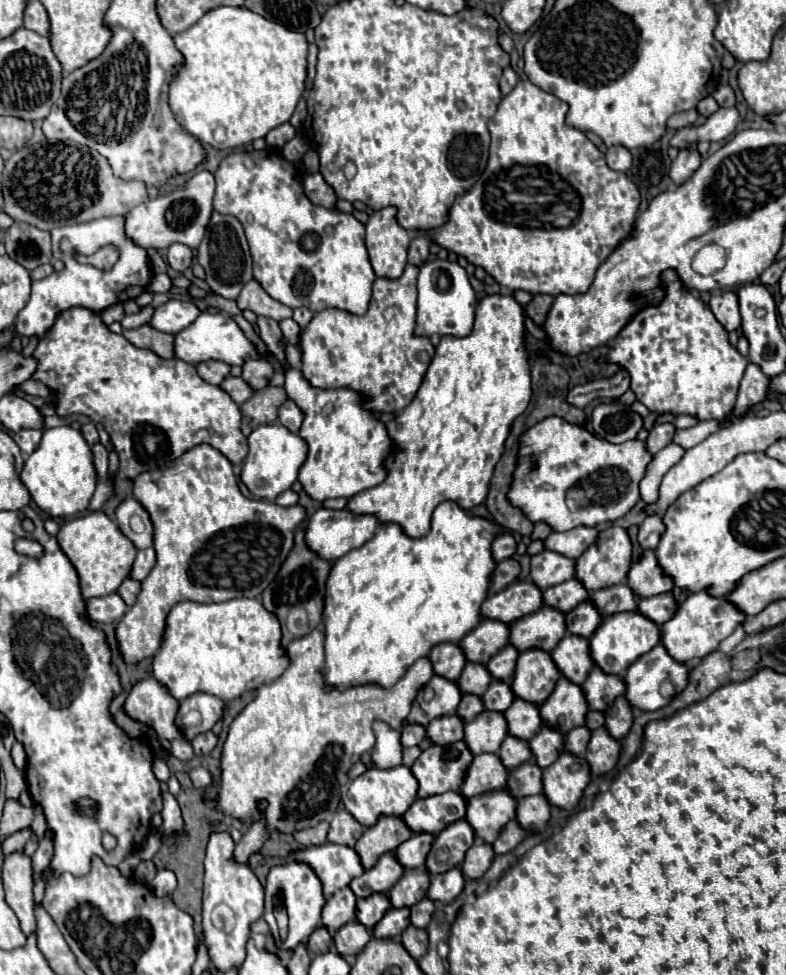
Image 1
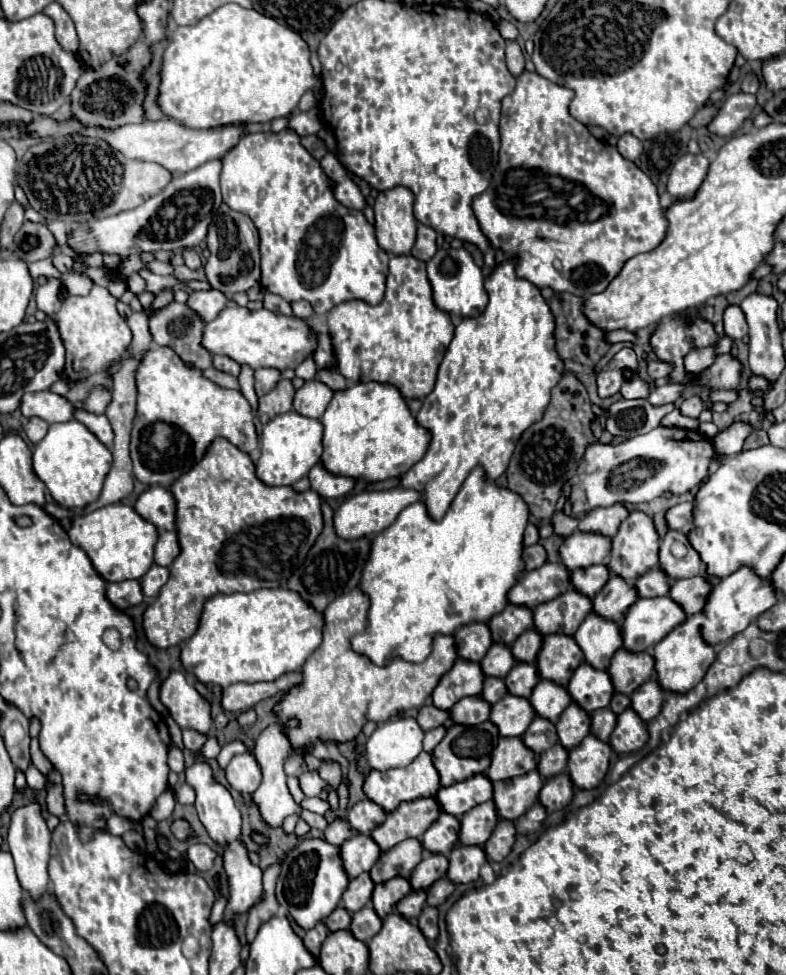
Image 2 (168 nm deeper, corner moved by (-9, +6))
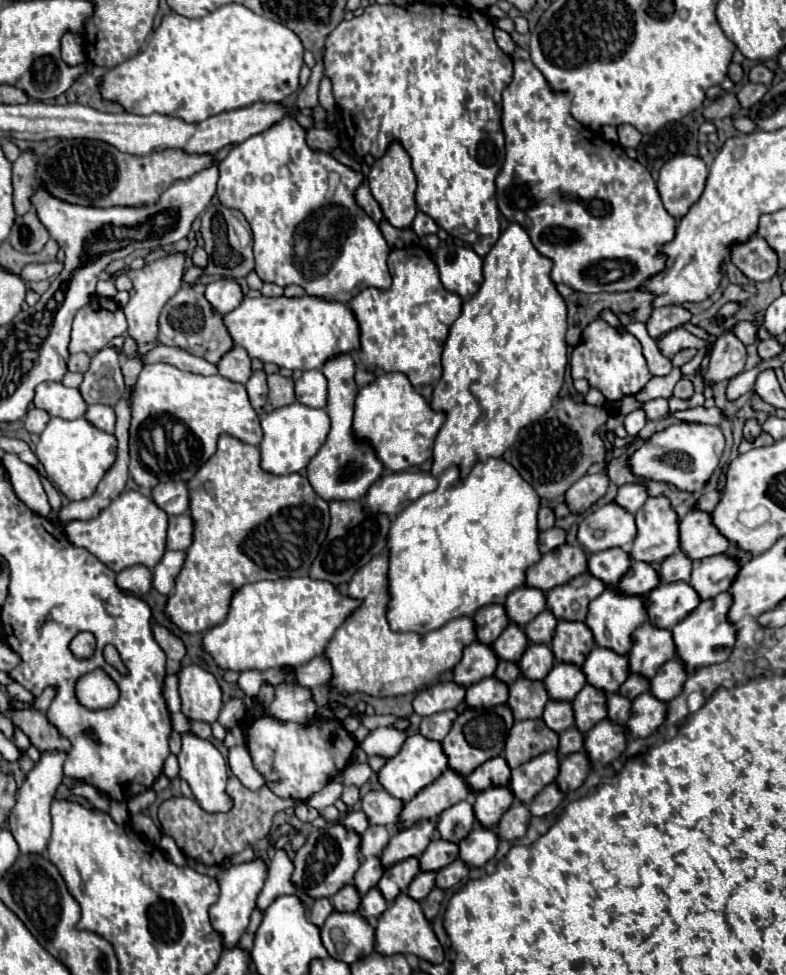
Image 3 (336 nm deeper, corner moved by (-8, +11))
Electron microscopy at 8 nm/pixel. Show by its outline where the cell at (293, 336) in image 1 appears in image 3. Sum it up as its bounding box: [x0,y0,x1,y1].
[308,354,384,502]

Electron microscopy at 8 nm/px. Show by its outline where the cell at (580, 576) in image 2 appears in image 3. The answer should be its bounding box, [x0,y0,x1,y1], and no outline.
[588,548,632,584]

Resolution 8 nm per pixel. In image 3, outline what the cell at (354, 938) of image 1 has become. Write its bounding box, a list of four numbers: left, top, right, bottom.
[358,888,388,922]

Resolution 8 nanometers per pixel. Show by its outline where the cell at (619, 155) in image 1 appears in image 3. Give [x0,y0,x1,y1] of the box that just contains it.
[618,124,640,148]

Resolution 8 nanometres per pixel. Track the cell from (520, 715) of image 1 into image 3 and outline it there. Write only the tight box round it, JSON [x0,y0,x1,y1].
[544,664,586,700]

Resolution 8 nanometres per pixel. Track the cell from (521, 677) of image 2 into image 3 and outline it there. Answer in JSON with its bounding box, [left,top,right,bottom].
[518,644,554,680]

